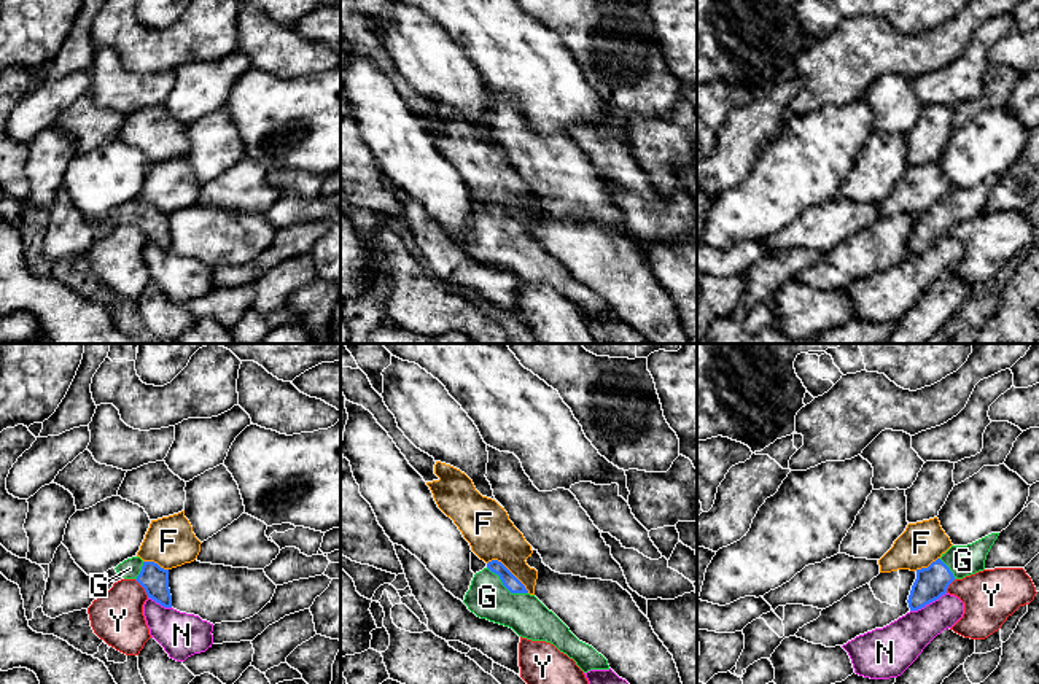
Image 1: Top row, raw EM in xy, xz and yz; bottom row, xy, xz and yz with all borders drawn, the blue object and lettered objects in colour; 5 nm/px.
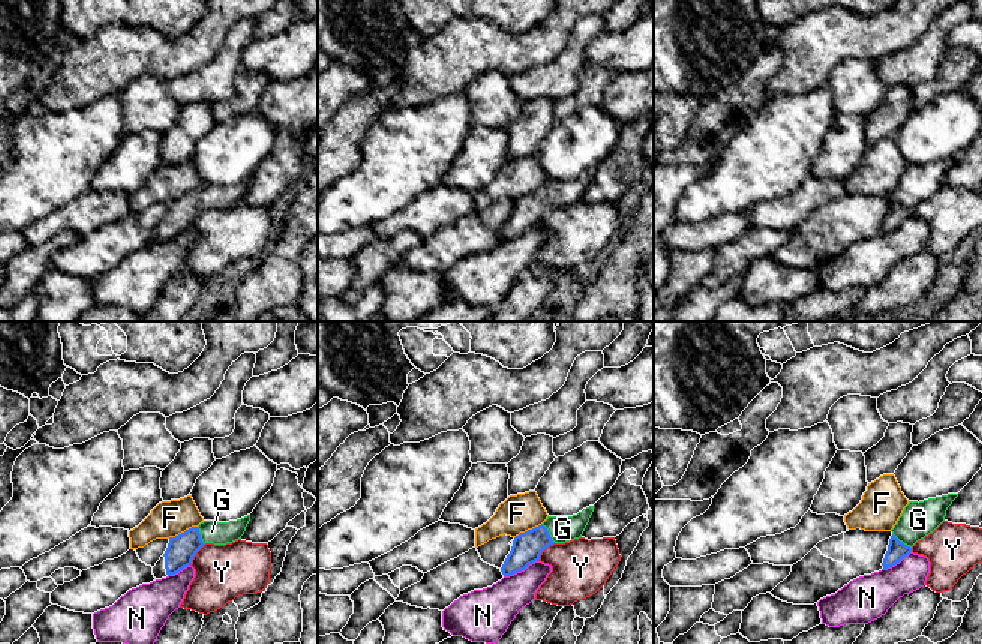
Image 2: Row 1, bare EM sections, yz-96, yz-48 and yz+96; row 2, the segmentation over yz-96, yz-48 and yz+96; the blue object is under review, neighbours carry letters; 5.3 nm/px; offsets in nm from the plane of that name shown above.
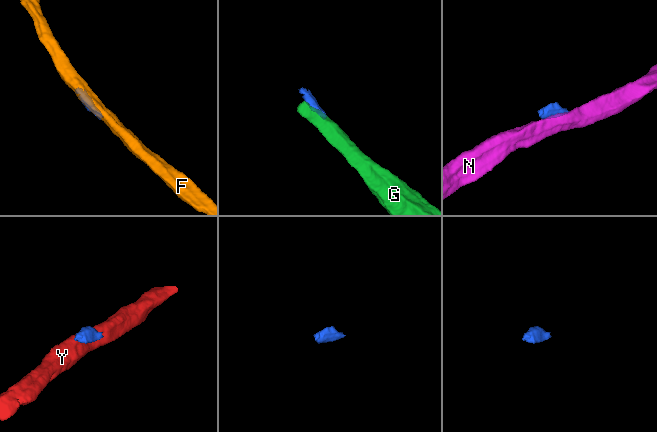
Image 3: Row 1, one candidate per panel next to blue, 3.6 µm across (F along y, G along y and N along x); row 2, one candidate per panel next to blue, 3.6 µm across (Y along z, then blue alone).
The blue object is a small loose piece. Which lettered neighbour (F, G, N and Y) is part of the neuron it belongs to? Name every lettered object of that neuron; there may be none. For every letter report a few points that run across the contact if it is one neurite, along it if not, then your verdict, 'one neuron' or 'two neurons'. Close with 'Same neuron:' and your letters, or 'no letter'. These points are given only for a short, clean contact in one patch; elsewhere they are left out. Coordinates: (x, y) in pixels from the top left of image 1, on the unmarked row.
F: xz (487, 205), (498, 204), (529, 236) | two neurons
G: xz (509, 225), (506, 231), (498, 239), (487, 240) | one neuron
N: two neurons
Y: two neurons
Same neuron: G

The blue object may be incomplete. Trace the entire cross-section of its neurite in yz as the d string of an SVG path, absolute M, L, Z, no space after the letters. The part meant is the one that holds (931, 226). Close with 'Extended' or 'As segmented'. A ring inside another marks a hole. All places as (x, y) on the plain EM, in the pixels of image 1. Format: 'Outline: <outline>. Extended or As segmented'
Outline: M991 177L967 189L951 189L928 212L916 213L916 223L909 239L910 255L918 255L947 237L955 223L985 213L986 199L999 177Z. Extended

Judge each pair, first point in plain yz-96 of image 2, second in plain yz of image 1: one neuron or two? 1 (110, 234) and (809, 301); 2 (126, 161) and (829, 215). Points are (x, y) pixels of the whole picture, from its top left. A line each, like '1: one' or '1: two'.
1: two
2: two

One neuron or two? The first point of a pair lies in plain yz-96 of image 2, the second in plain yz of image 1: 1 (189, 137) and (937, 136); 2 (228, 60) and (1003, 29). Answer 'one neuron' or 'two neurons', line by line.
1: one neuron
2: one neuron

